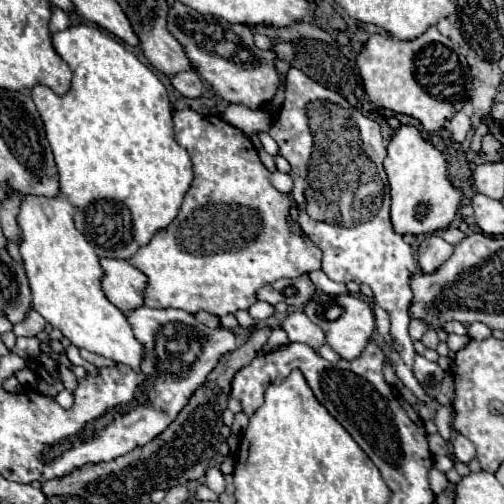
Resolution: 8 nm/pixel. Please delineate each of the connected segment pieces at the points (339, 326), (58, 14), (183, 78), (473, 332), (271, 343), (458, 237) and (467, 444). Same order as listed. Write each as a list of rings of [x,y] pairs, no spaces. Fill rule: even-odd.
[[[345,293],[345,295],[317,295],[311,299],[311,303],[305,305],[305,315],[319,327],[323,327],[327,335],[327,343],[343,357],[343,359],[355,359],[361,355],[361,351],[367,347],[373,331],[375,331],[375,313],[367,299]]]
[[[53,7],[53,17],[49,21],[49,31],[55,33],[55,31],[63,31],[69,27],[69,13],[59,9],[59,7]]]
[[[183,71],[179,75],[173,75],[171,83],[183,97],[199,97],[203,93],[203,81],[195,71]]]
[[[475,321],[475,323],[469,323],[469,325],[467,325],[467,335],[469,335],[471,339],[483,341],[483,339],[487,339],[487,337],[491,335],[491,329],[489,329],[487,325],[483,325],[483,323]]]
[[[273,329],[273,333],[269,335],[269,341],[267,341],[267,345],[263,347],[263,351],[275,351],[275,349],[283,349],[283,347],[287,347],[291,341],[289,341],[289,337],[287,337],[287,333],[283,331],[283,329]]]
[[[448,227],[441,232],[441,237],[448,243],[456,245],[466,237],[466,234],[458,228]]]
[[[457,435],[457,437],[453,439],[453,445],[455,445],[455,455],[457,455],[457,459],[459,459],[461,463],[469,463],[469,461],[475,459],[475,445],[473,445],[467,437]]]

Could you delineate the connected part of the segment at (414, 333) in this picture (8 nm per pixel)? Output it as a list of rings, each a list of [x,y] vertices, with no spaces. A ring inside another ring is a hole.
[[[411,318],[408,333],[413,341],[420,340],[426,329],[428,326],[422,320]]]

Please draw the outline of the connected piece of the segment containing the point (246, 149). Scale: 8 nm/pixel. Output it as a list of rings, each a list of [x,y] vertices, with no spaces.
[[[193,109],[175,111],[173,123],[175,141],[187,149],[193,161],[193,183],[171,225],[159,229],[153,239],[129,259],[133,267],[149,277],[145,291],[147,307],[177,307],[187,313],[203,309],[221,317],[251,307],[257,301],[257,291],[267,283],[321,269],[321,249],[307,235],[293,233],[287,227],[291,201],[271,185],[271,173],[261,163],[253,143],[241,129],[217,115],[205,117]]]

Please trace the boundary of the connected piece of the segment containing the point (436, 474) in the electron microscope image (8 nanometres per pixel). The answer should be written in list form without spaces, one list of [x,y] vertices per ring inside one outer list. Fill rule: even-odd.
[[[431,469],[429,472],[429,483],[431,490],[435,495],[440,494],[444,490],[444,480],[441,472],[436,469]]]

